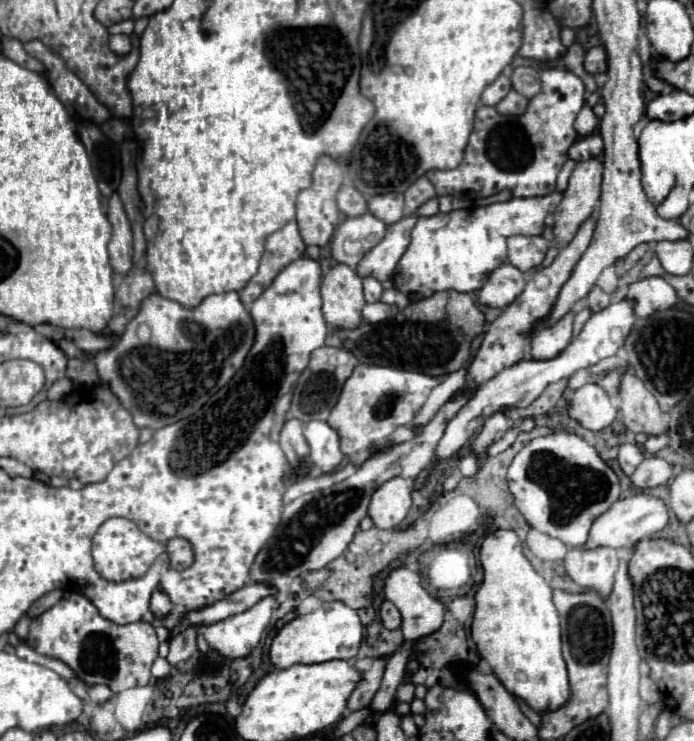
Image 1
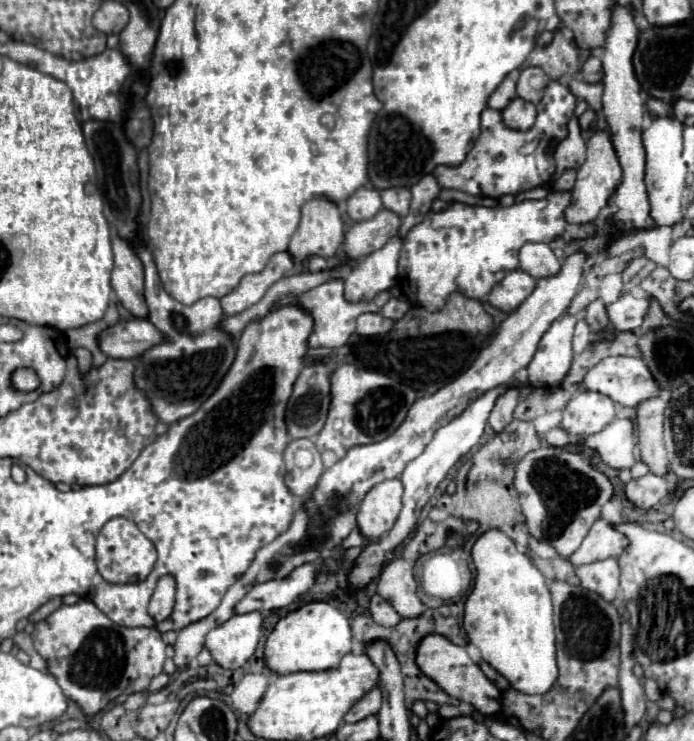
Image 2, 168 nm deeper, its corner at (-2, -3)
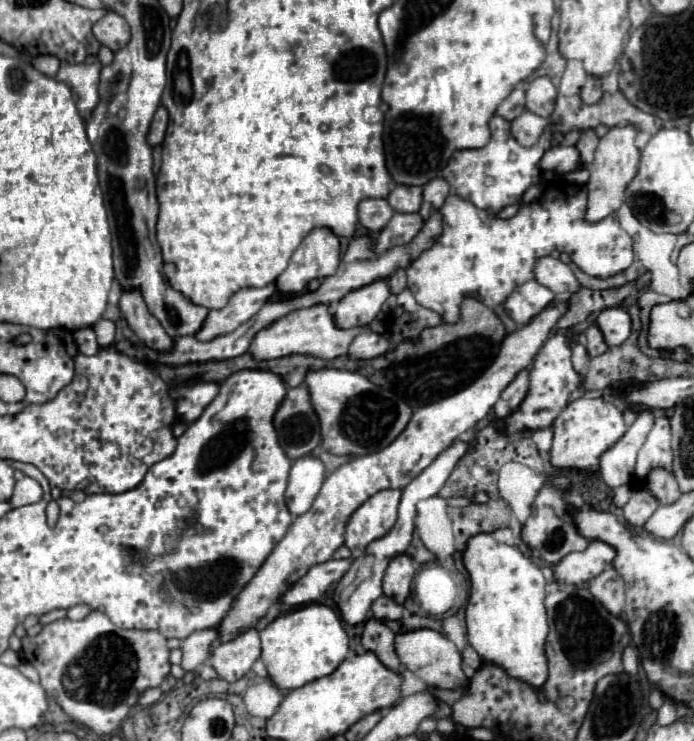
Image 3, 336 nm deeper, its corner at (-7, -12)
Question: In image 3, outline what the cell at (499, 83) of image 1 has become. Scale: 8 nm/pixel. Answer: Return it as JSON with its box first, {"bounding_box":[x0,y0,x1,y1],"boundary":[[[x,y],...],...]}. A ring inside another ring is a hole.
{"bounding_box":[497,88,525,120],"boundary":[[[515,88],[497,108],[497,114],[505,120],[517,118],[525,110],[525,92],[521,88]]]}

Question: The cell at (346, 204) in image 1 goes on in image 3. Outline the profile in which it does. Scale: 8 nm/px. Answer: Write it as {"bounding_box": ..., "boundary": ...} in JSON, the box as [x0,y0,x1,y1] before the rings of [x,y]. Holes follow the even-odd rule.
{"bounding_box":[359,198,393,232],"boundary":[[[365,198],[359,202],[359,224],[369,232],[379,232],[391,216],[393,210],[383,198]]]}

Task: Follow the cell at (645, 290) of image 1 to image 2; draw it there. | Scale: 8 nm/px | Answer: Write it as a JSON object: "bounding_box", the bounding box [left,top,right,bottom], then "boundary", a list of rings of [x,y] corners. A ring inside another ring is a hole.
{"bounding_box":[606,293,648,331],"boundary":[[[624,293],[616,303],[606,307],[614,331],[632,331],[640,327],[646,311],[648,311],[648,297],[638,299],[630,293]]]}

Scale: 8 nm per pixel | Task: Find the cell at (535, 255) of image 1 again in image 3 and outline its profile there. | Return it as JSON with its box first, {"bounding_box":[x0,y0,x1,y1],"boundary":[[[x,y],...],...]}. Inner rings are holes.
{"bounding_box":[533,256,579,294],"boundary":[[[551,256],[539,258],[533,268],[533,274],[539,284],[553,290],[555,294],[573,294],[579,288],[571,268],[563,264],[559,258],[551,258]]]}

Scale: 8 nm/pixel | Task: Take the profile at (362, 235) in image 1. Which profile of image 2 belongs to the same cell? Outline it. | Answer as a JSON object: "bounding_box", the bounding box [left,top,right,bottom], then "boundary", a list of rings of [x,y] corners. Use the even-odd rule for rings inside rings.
{"bounding_box":[344,209,402,261],"boundary":[[[382,209],[376,217],[368,221],[354,223],[346,233],[346,241],[344,241],[346,257],[352,261],[358,261],[382,249],[398,233],[400,223],[402,223],[402,217],[398,217],[394,211],[388,211],[388,209]]]}

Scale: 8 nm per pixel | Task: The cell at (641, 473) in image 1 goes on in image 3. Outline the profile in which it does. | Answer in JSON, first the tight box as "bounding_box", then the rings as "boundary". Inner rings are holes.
{"bounding_box":[623,490,659,526],"boundary":[[[637,490],[633,496],[631,496],[631,500],[623,506],[623,516],[625,516],[625,520],[629,522],[629,524],[633,524],[633,526],[643,526],[647,520],[649,520],[649,516],[659,508],[659,500],[651,494],[651,492],[647,492],[647,490]]]}

